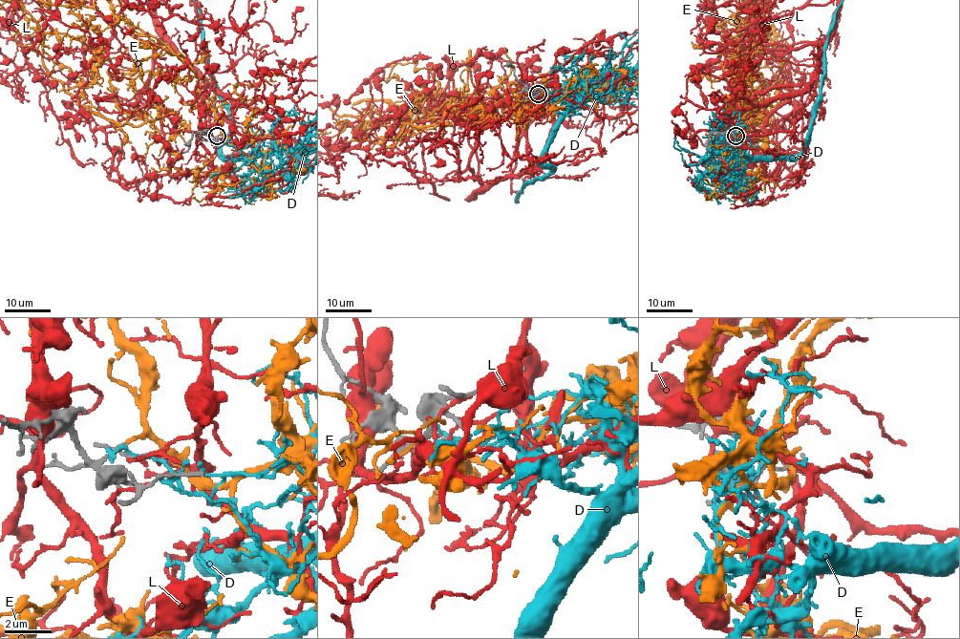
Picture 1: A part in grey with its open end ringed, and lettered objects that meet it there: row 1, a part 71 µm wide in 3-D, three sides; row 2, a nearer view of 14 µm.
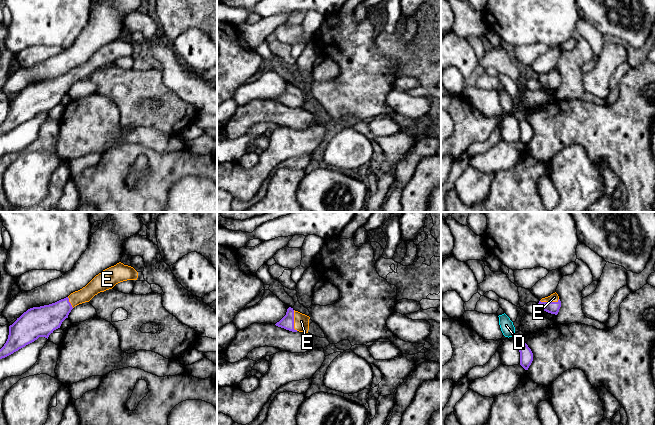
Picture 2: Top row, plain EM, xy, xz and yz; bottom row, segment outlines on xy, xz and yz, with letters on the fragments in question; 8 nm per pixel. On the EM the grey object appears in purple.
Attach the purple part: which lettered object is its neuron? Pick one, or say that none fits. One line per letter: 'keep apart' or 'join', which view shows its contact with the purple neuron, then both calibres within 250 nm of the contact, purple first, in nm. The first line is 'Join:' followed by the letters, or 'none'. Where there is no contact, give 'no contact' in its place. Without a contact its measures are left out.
Join: E
D: keep apart; no contact
E: join; contact in xz; calibres 110 and 130 nm
L: keep apart; no contact

